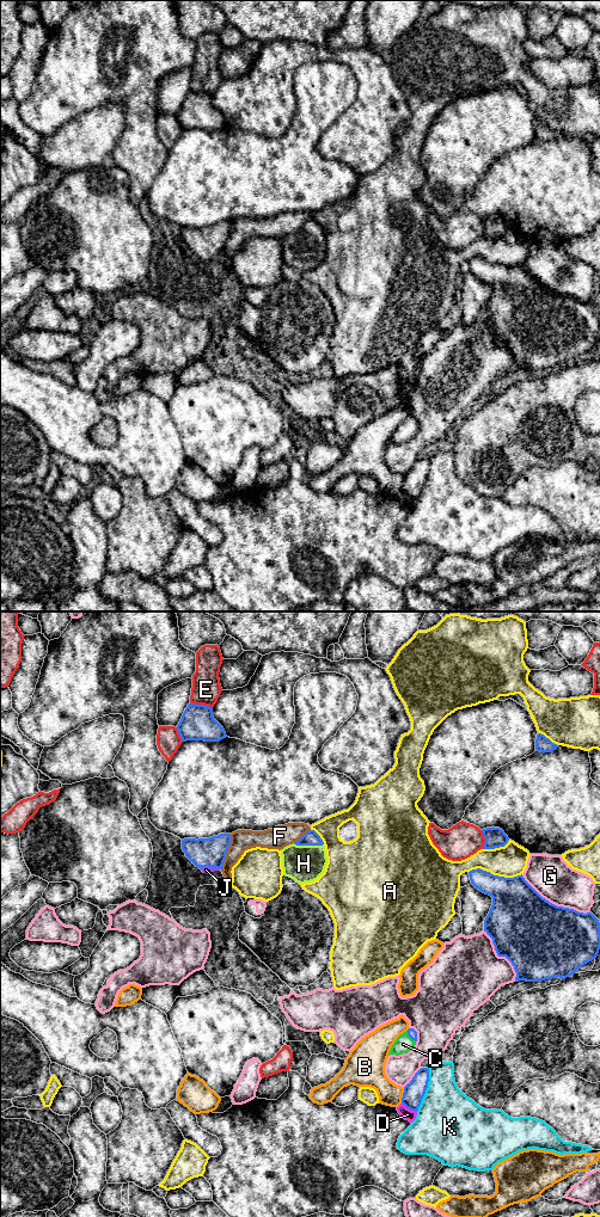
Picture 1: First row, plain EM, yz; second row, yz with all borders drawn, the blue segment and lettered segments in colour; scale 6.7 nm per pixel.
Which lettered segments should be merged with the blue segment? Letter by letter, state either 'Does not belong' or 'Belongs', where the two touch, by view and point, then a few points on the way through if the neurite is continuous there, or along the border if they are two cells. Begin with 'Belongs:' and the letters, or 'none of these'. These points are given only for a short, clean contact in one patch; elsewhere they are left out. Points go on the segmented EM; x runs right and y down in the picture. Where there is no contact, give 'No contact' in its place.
Belongs: C, H, J
A: Does not belong. Touches blue at yz (495, 876)
B: Does not belong. Touches blue at yz (403, 1095)
C: Belongs. Touches blue at yz (410, 1037). Path across: yz (411, 1032), (410, 1037), (403, 1044)
D: Does not belong. Touches blue at yz (409, 1108)
E: Does not belong. Touches blue at yz (201, 705)
F: Does not belong. Touches blue at yz (226, 852)
G: Does not belong. Touches blue at yz (553, 904)
H: Belongs. Touches blue at yz (308, 844)
J: Belongs. Touches blue at yz (209, 866)
K: Does not belong. Touches blue at yz (426, 1089)

